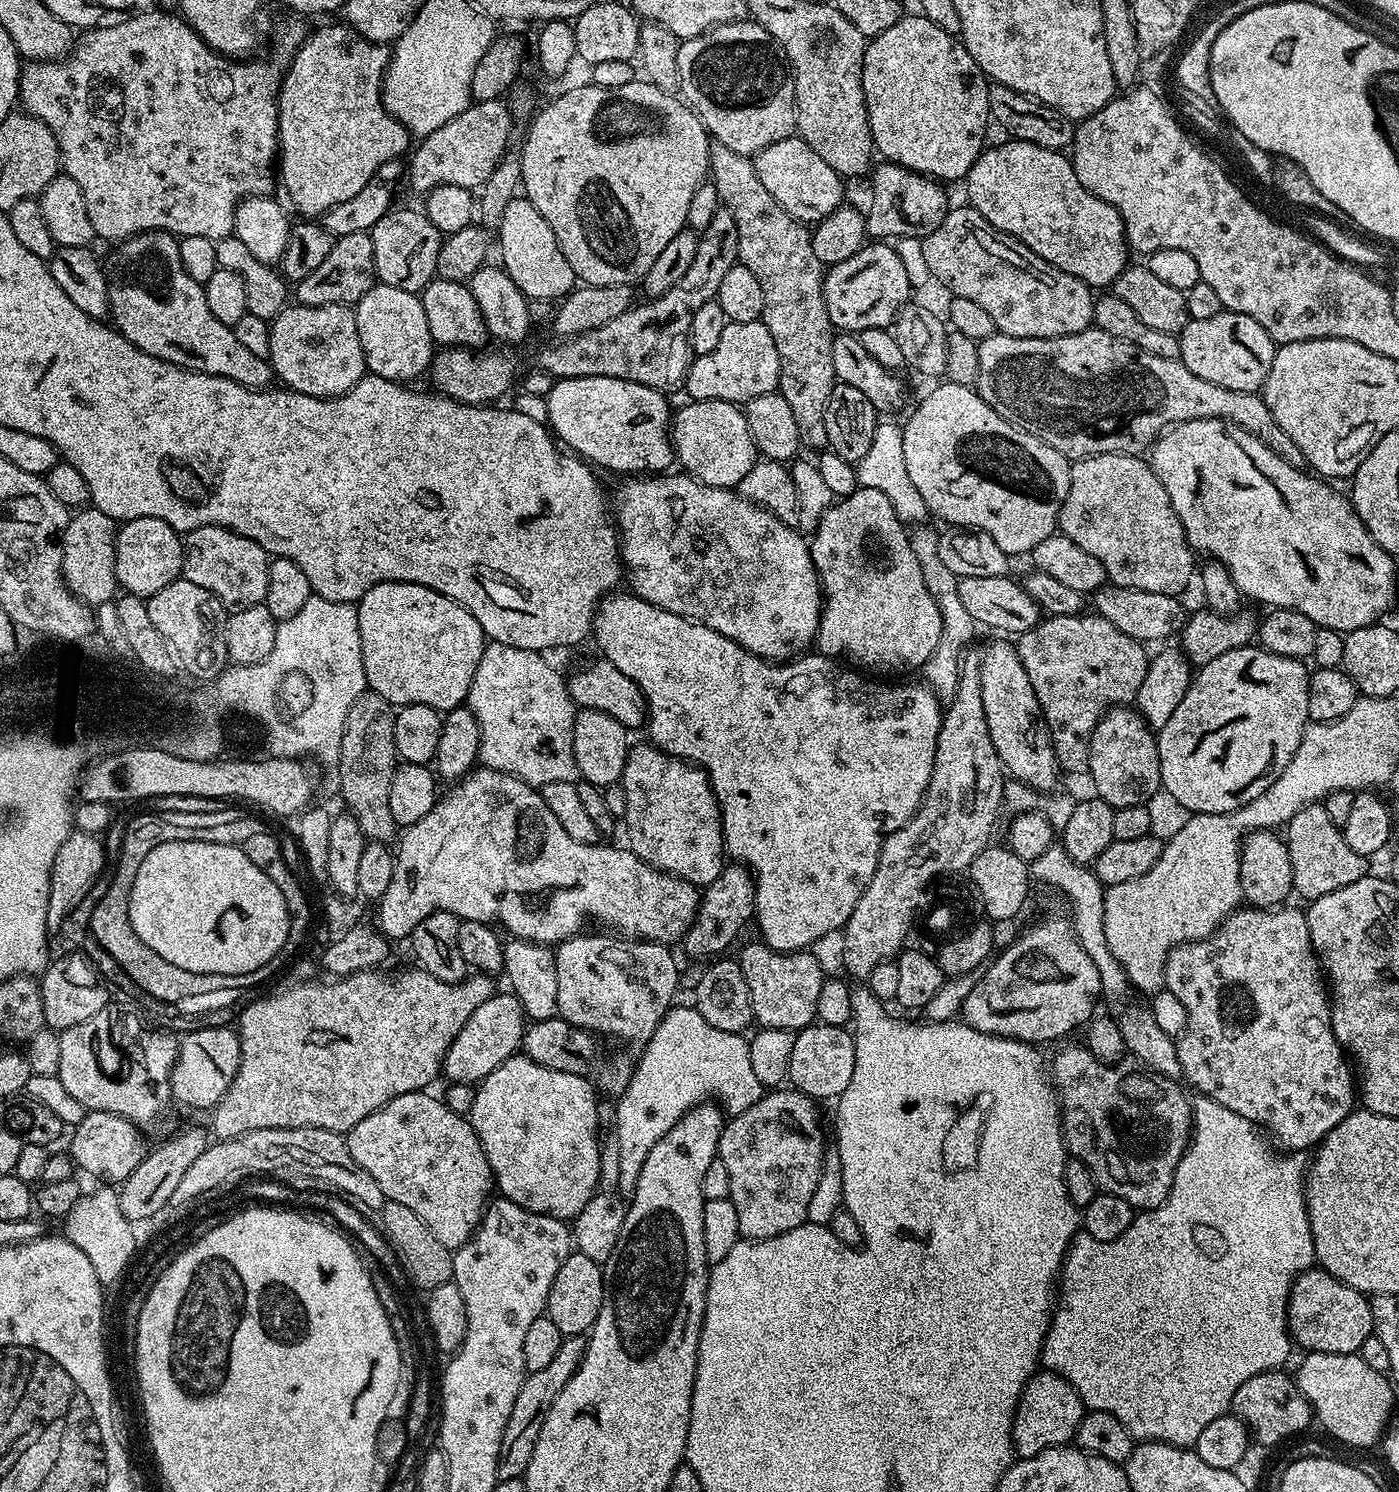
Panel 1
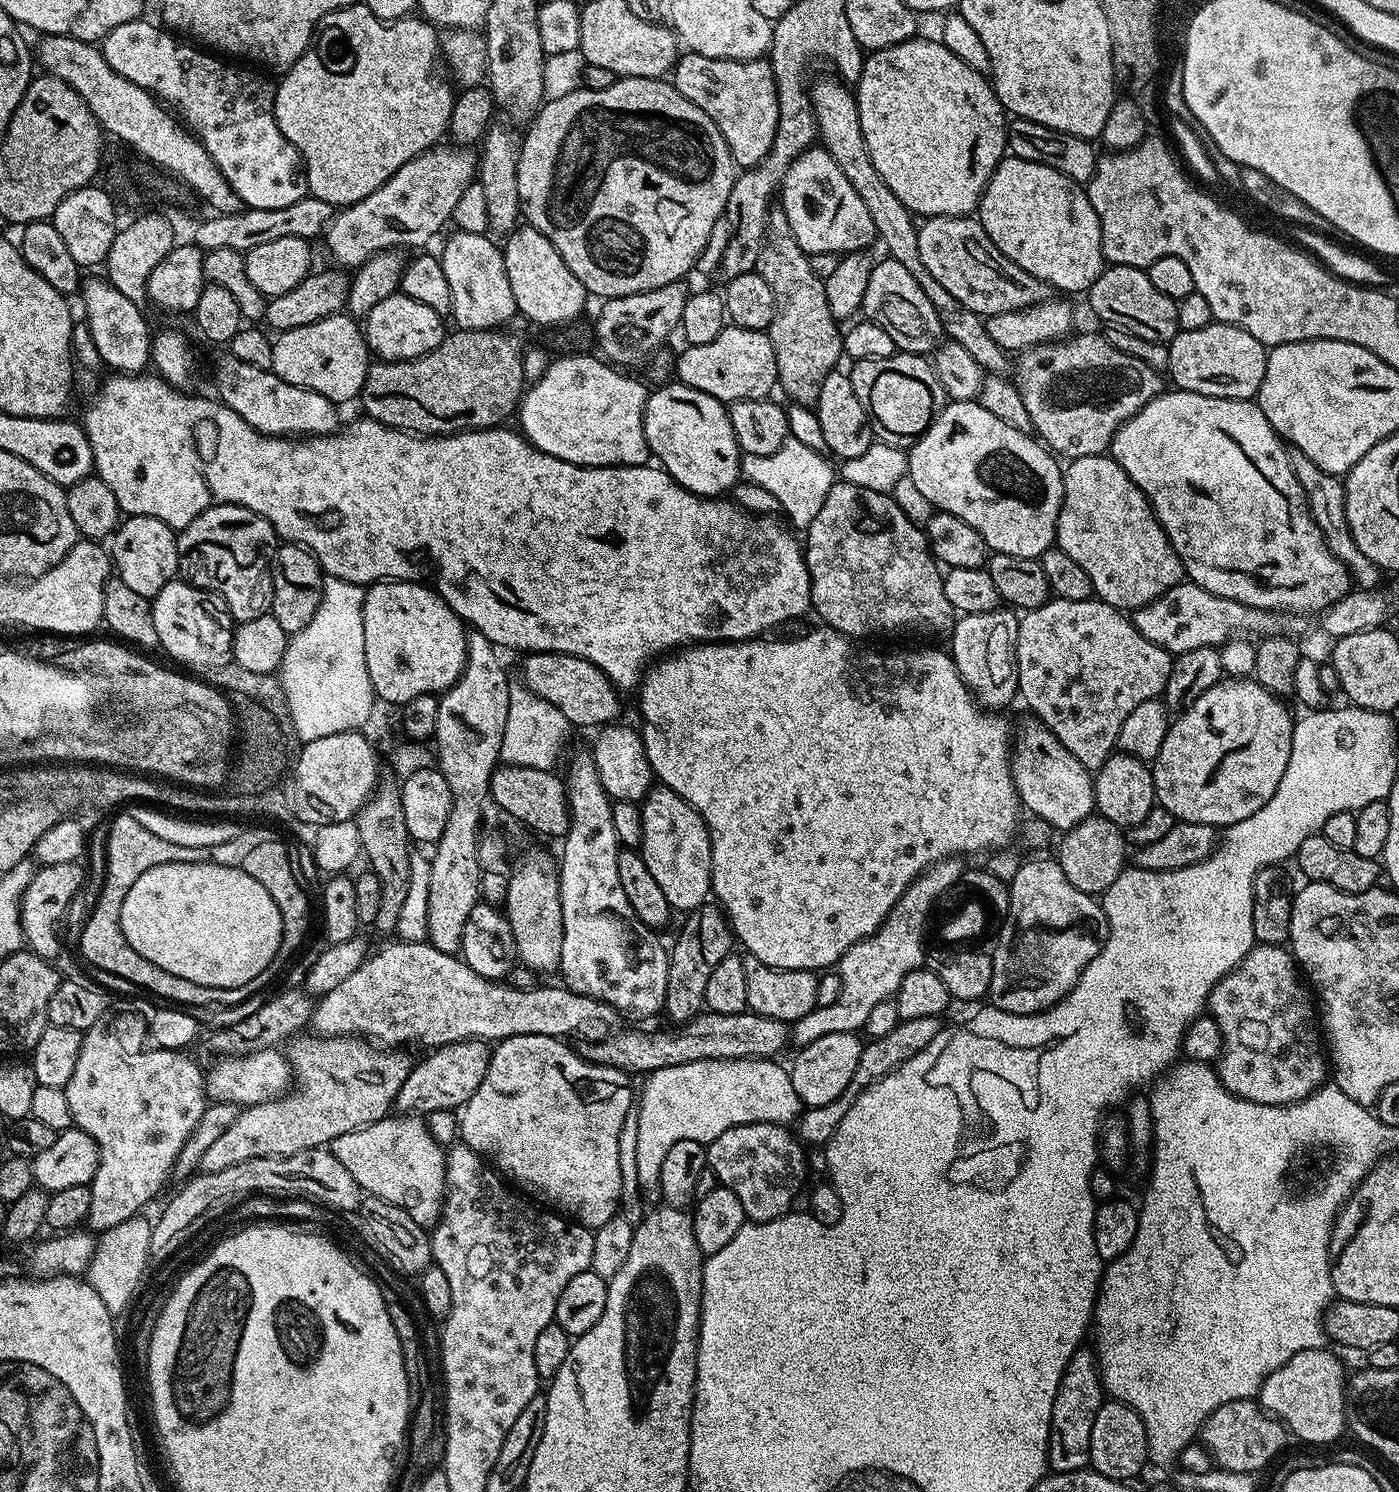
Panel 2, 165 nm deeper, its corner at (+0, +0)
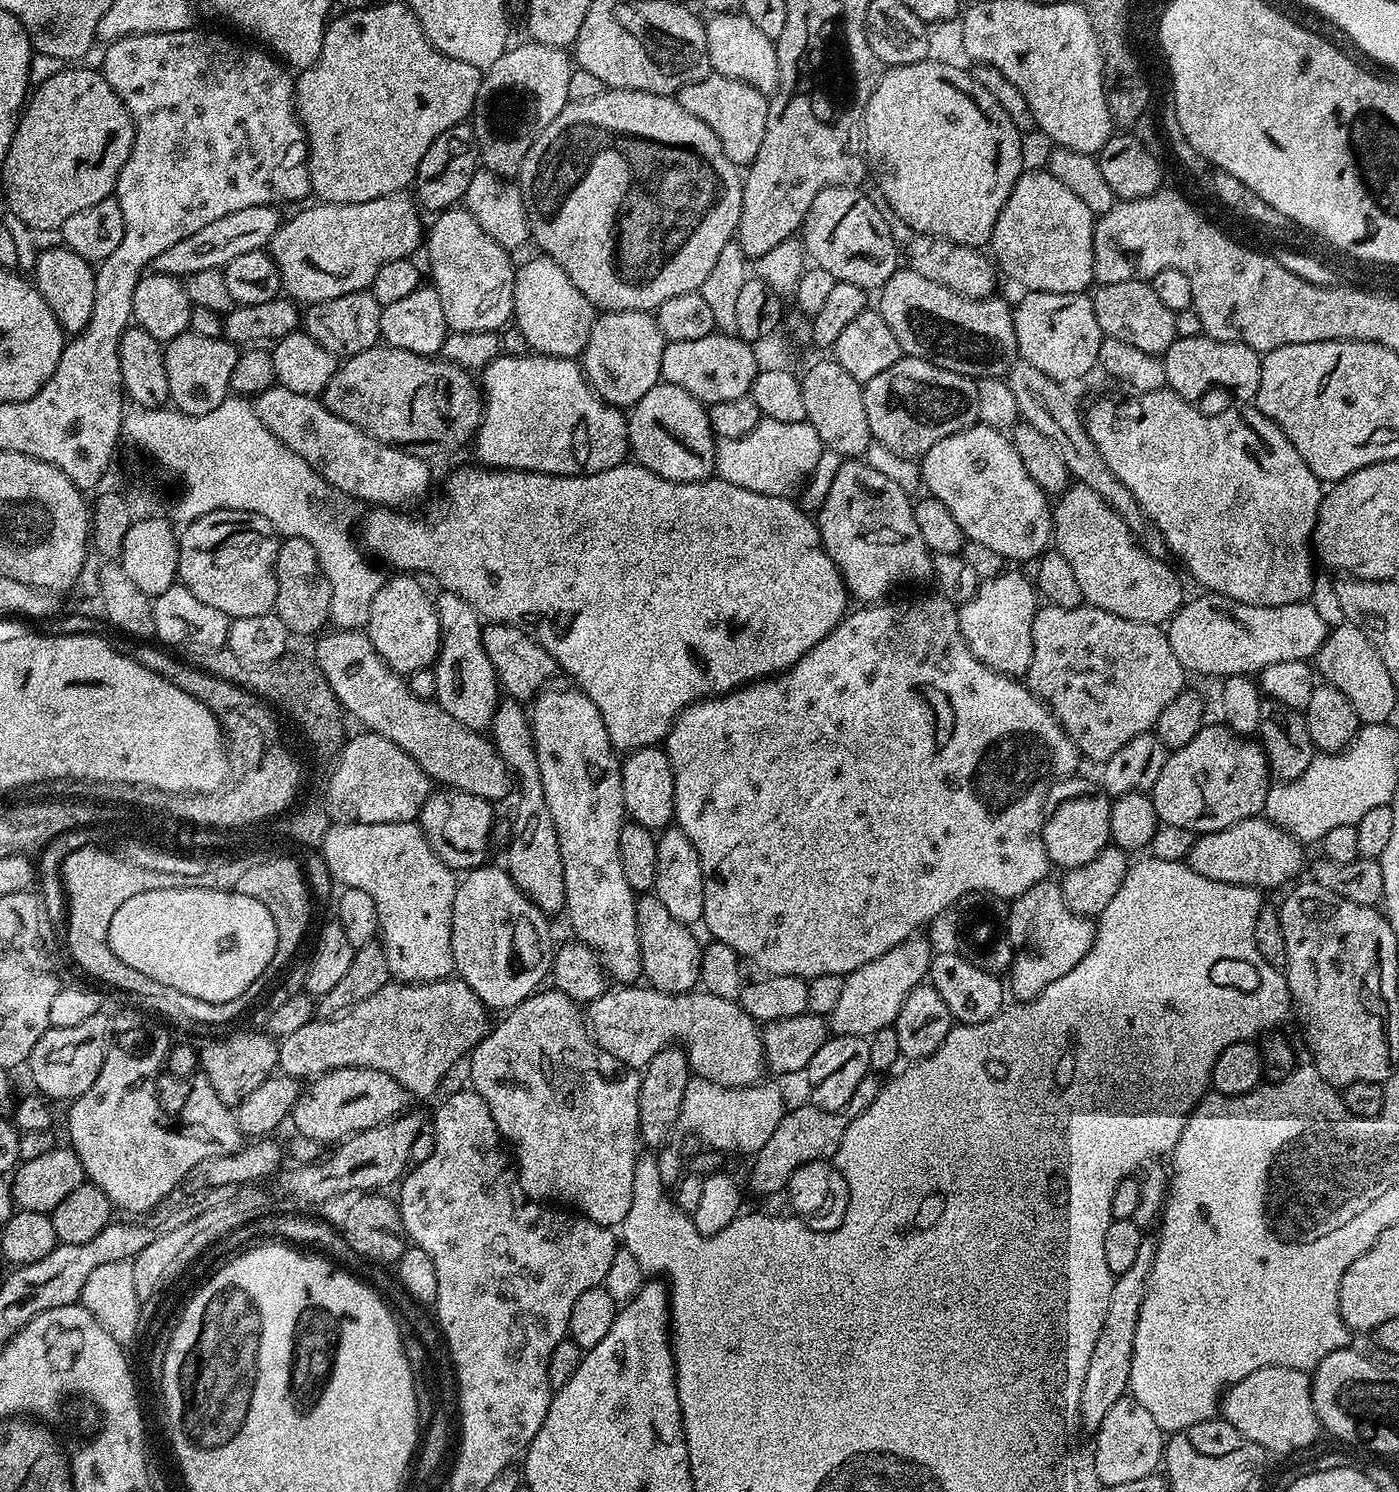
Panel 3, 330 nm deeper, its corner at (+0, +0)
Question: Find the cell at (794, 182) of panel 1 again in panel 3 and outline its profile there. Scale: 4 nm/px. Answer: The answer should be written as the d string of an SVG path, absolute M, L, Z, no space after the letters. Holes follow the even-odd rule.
M833 184L823 188L818 198L810 202L810 210L802 225L802 247L811 263L817 268L827 270L835 280L842 283L853 283L865 290L883 288L884 283L898 271L898 263L896 264L896 240L892 237L891 226L888 225L889 217L880 213L881 205L877 204L866 193L859 192L856 186Z

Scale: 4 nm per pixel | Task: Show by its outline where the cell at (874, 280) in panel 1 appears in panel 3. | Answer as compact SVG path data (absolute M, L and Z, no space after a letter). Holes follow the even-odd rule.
M904 266L884 283L878 296L880 317L890 326L894 338L898 338L904 356L929 360L934 366L973 378L1007 377L1017 363L1018 338L1014 334L1013 305L999 300L999 295L971 300Z

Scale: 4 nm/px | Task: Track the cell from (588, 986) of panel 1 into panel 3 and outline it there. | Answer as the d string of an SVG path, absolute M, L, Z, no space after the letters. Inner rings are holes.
M549 687L541 691L530 704L532 741L538 758L538 774L542 774L542 794L546 794L546 806L550 806L550 818L554 818L554 830L558 834L558 846L562 854L566 917L572 923L572 932L576 935L573 937L596 951L605 973L617 985L632 986L641 979L642 958L636 921L638 896L633 892L630 882L626 882L626 874L622 874L622 858L618 854L618 834L626 822L621 761L598 714L598 706L594 706L591 698L579 688L567 687Z

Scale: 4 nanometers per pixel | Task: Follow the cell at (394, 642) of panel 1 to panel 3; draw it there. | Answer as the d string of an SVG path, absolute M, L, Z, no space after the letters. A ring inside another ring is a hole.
M396 574L393 577L393 580L392 577L385 579L378 594L374 594L374 602L370 602L366 635L370 638L377 654L391 668L407 678L418 670L435 665L436 658L440 655L440 627L433 597L431 595L428 597L427 590L416 581L419 579L412 574Z

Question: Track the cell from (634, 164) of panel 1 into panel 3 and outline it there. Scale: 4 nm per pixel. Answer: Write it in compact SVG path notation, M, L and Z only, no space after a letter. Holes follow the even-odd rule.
M613 88L611 90L605 90L601 96L594 98L590 102L569 102L566 104L565 108L561 110L561 113L550 122L550 126L546 126L546 130L542 130L542 134L538 134L534 146L530 146L530 150L520 167L518 187L524 199L524 205L526 206L528 230L531 239L534 241L534 244L536 240L537 246L540 247L537 249L554 262L558 262L558 266L562 266L562 270L566 270L566 278L570 278L570 282L574 282L574 286L578 286L578 290L582 290L582 294L586 294L586 298L591 302L593 308L605 312L652 312L660 308L662 302L668 301L669 298L675 298L677 294L690 294L691 292L698 292L700 290L700 287L706 281L707 274L710 270L713 270L714 262L718 259L718 254L722 253L727 243L734 240L736 227L742 214L742 190L744 189L744 181L742 179L741 169L734 162L730 162L730 158L726 158L726 150L722 150L722 142L718 142L718 138L714 138L714 130L710 130L710 126L706 126L706 122L694 118L694 114L682 110L682 106L676 99L671 96L650 94L642 90Z

